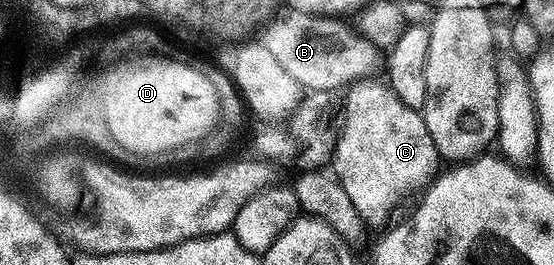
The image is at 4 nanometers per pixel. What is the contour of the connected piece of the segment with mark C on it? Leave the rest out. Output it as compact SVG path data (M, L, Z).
M373 80L355 81L344 90L341 134L333 149L331 164L352 206L369 227L384 226L390 220L389 212L408 193L424 190L439 172L437 148L431 143L427 123L420 112L407 107L384 80Z

